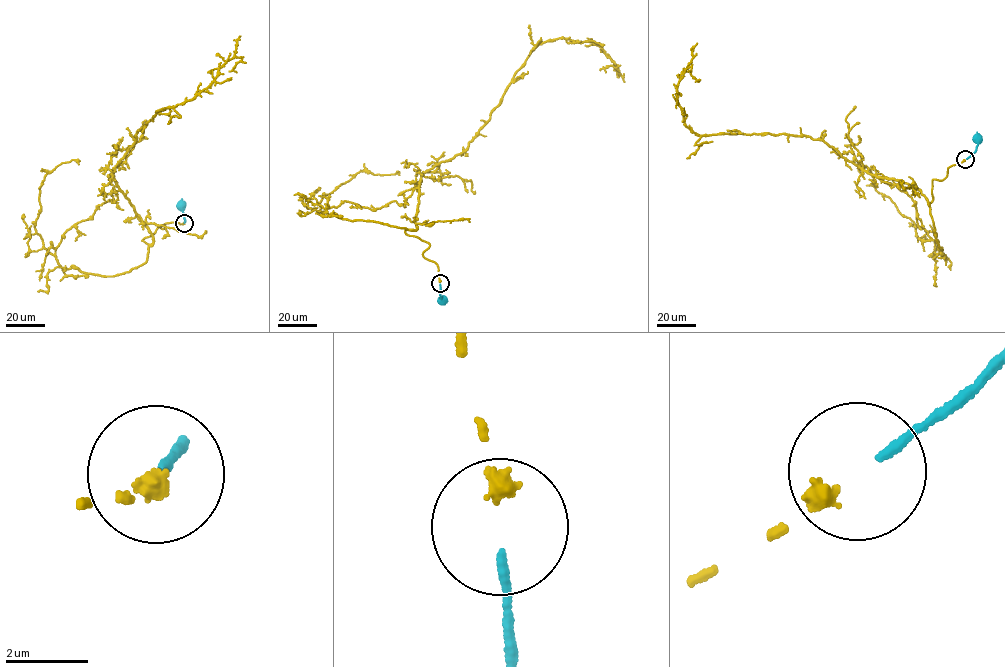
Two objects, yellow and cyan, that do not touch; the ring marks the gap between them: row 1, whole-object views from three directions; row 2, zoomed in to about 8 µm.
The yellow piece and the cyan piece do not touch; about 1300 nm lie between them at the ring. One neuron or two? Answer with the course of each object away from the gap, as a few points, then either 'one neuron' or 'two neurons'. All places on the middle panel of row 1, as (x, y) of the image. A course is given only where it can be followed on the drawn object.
yellow runs (440, 282), (428, 243), (405, 233), (422, 174), (464, 151), (539, 44), (597, 45), (618, 67), (605, 72); cyan runs (440, 284), (442, 300); one neuron

